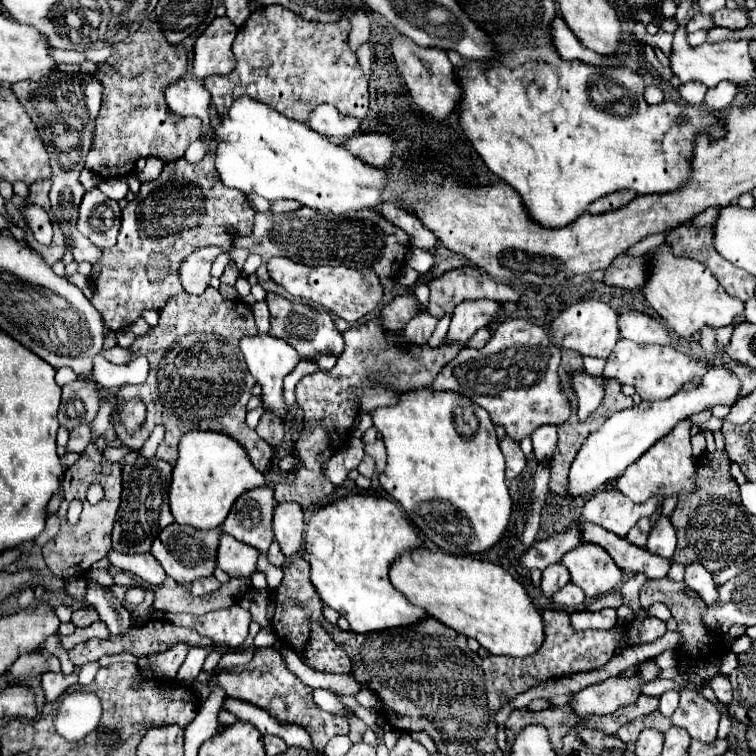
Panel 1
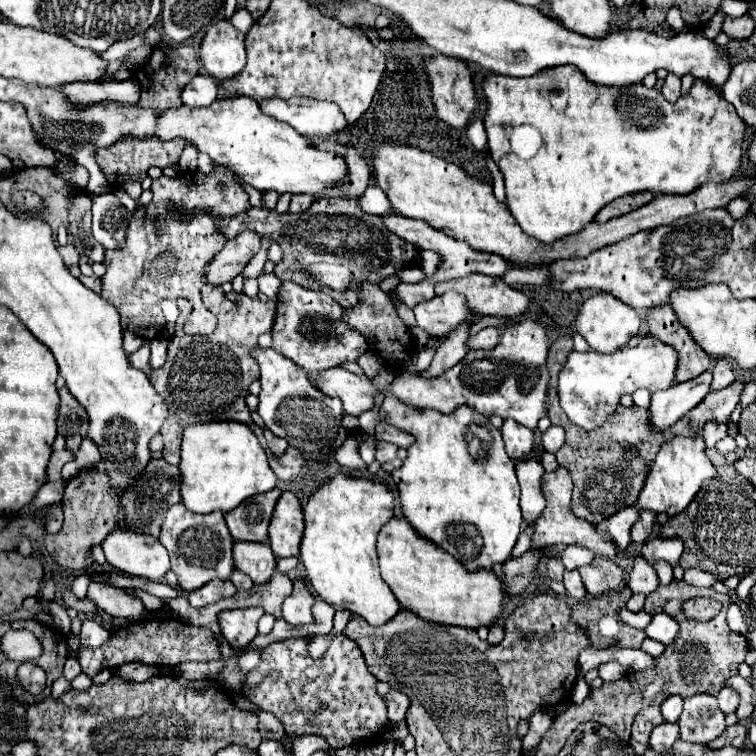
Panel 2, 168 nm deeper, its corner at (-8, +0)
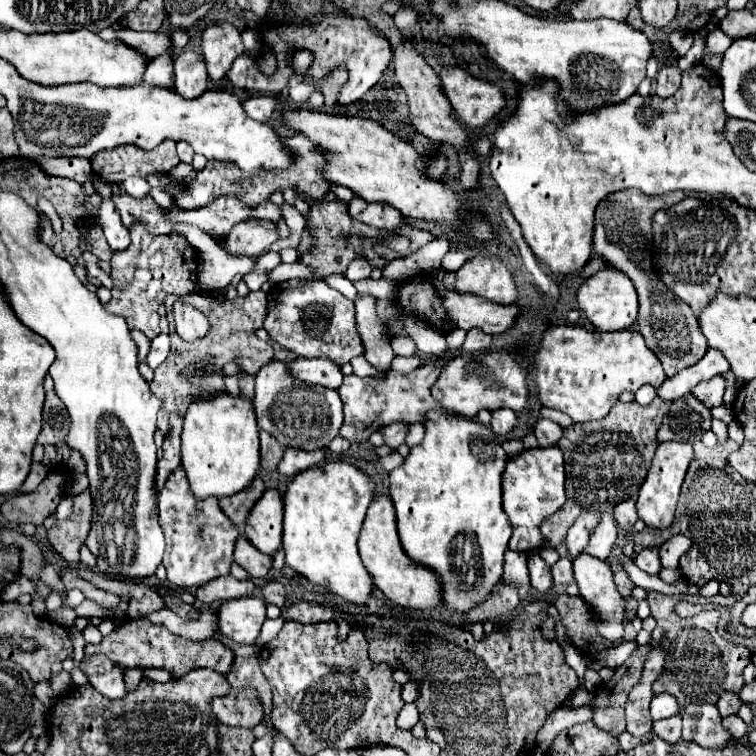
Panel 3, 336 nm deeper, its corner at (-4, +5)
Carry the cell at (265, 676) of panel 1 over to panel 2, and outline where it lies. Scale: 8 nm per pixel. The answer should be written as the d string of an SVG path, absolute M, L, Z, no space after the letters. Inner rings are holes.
M344 634L336 636L328 648L328 652L314 660L310 658L306 650L304 638L288 638L276 644L276 650L272 654L262 654L260 668L254 668L246 674L242 682L242 694L250 698L260 710L272 712L286 728L288 734L316 734L322 736L332 748L344 748L352 744L372 742L376 736L382 736L388 724L386 718L386 706L380 694L376 694L376 678L366 668L364 656L356 642L348 640Z

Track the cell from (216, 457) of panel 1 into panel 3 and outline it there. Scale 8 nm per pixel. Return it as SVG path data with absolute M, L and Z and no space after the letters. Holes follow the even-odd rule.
M220 391L208 399L198 399L190 403L184 417L182 431L182 467L188 475L192 493L198 499L210 495L226 497L242 491L250 485L250 479L258 475L260 463L260 443L258 443L258 425L252 407L252 399Z

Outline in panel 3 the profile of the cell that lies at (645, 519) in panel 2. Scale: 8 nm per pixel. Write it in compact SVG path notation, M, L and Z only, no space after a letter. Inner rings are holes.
M630 497L614 507L614 519L622 529L632 529L636 523L636 501Z

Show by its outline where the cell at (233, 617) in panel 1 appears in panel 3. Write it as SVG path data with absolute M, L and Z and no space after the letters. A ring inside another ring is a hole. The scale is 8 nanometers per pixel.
M260 597L230 599L218 607L218 625L224 637L252 645L266 621L266 605Z

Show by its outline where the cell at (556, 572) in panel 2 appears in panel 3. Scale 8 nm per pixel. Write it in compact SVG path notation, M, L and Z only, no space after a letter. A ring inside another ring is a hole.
M530 555L528 557L528 571L530 571L532 589L536 593L546 593L552 587L550 567L544 563L544 559L540 555Z

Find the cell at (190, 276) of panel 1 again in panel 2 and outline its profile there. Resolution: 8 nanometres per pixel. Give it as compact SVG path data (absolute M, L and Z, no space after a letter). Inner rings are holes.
M242 232L234 240L228 240L224 248L206 264L206 284L220 286L232 282L238 276L248 260L260 250L260 236L256 232Z

